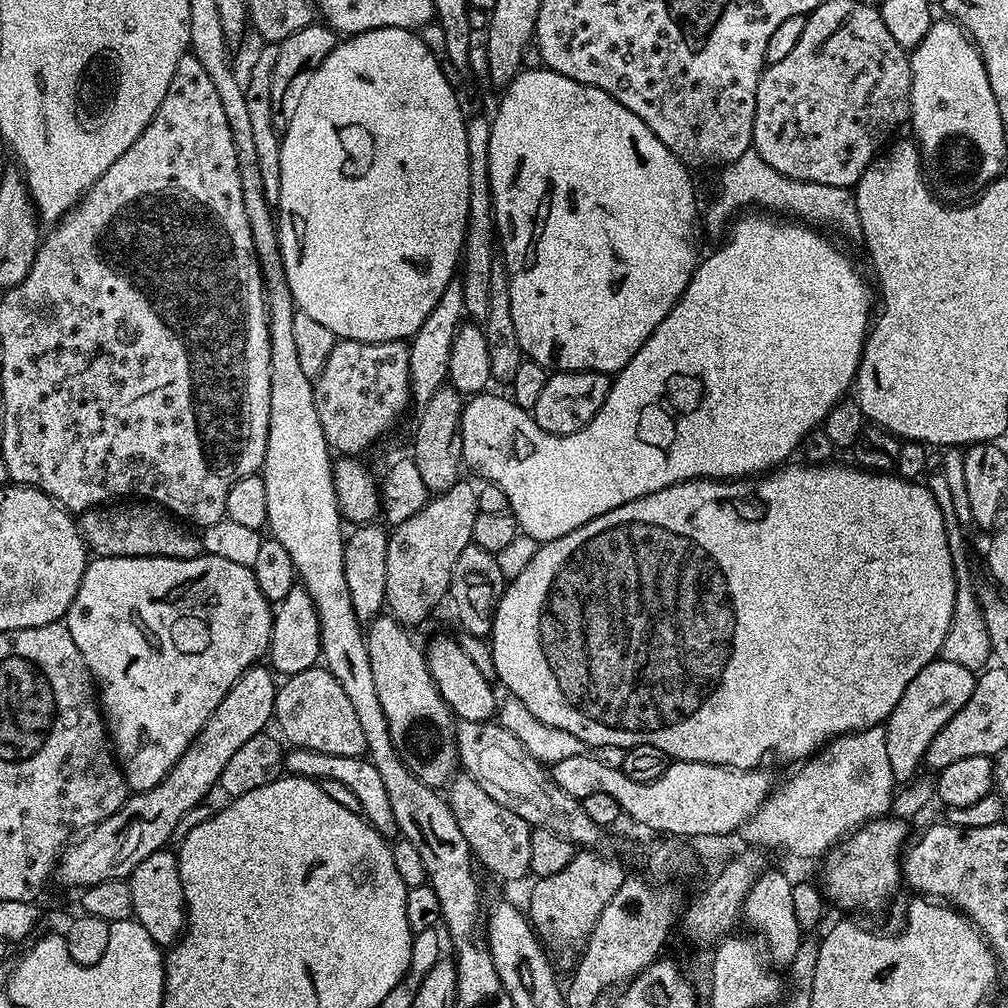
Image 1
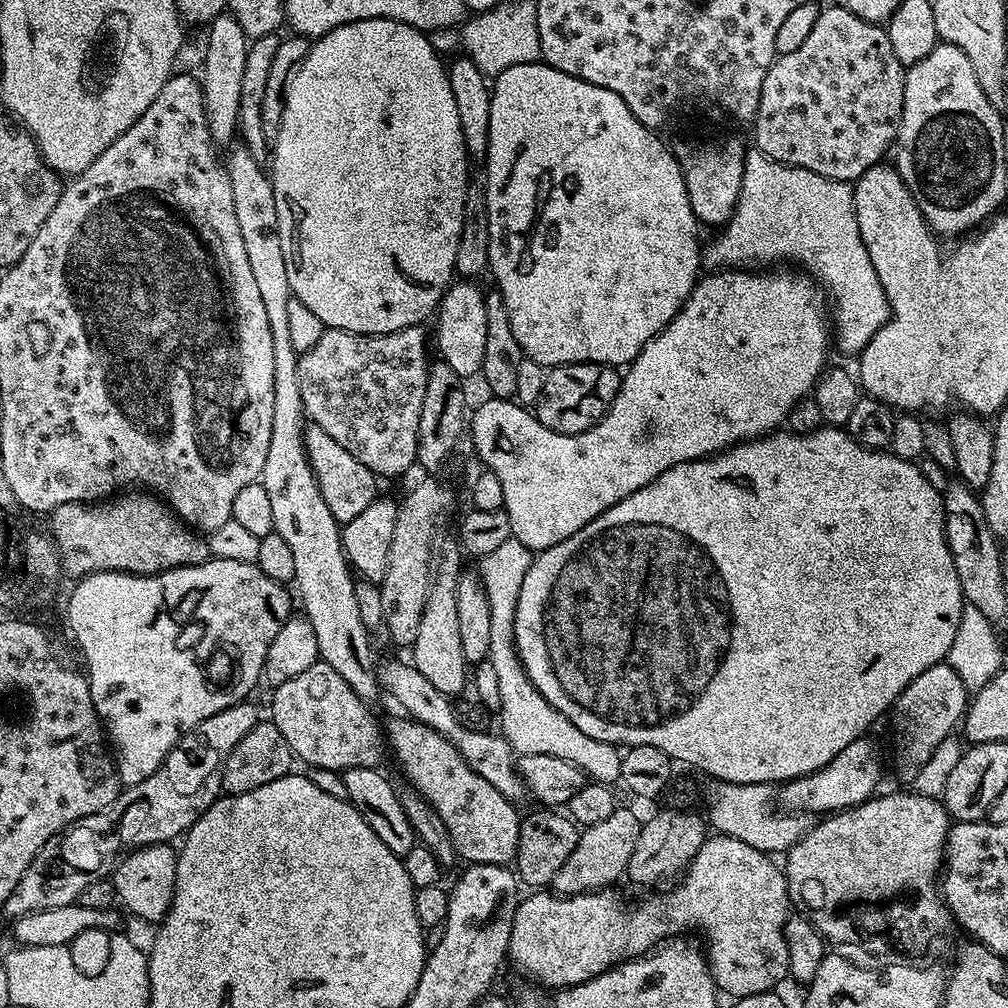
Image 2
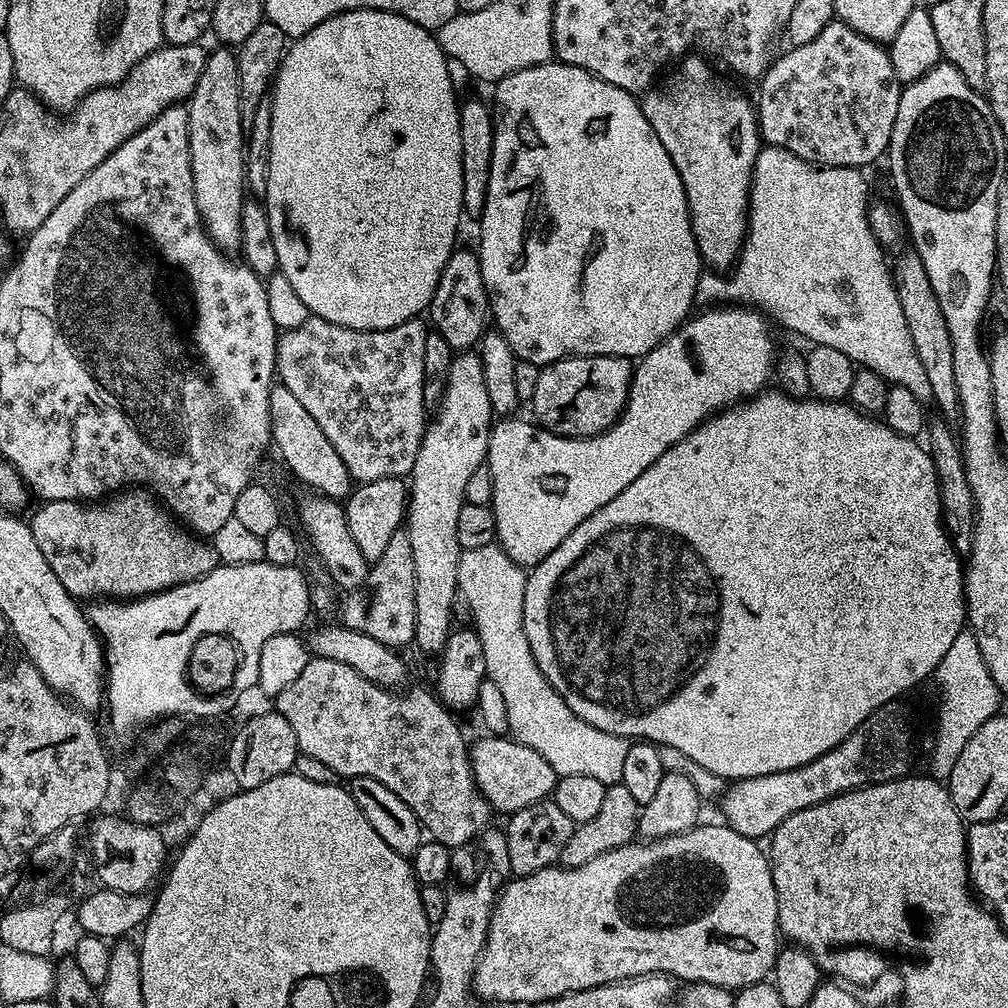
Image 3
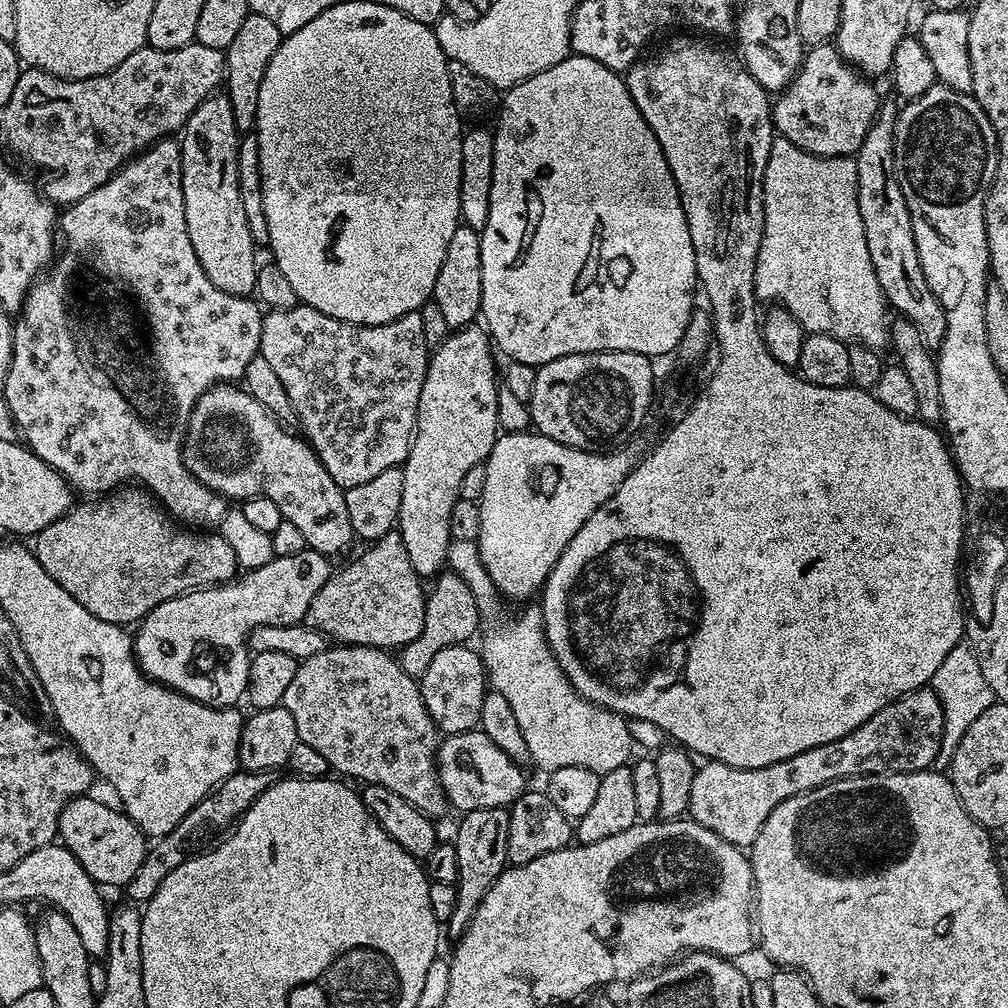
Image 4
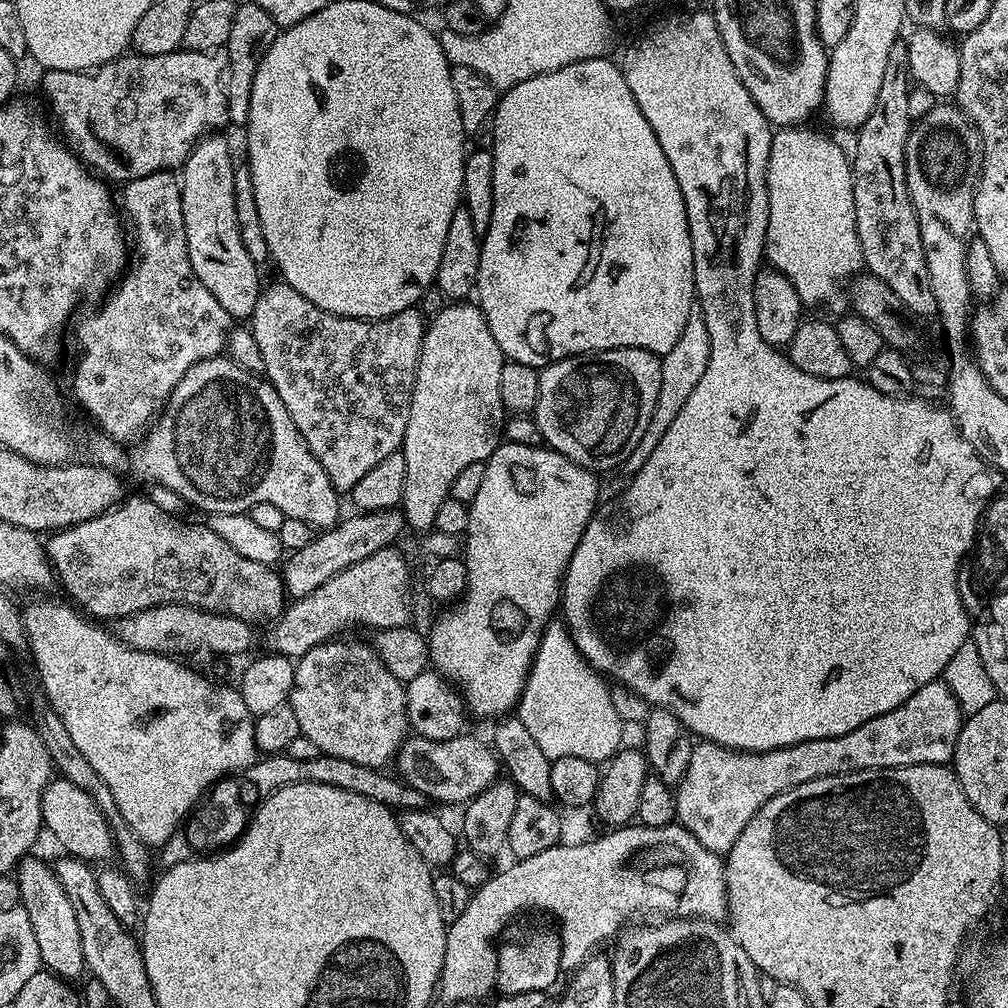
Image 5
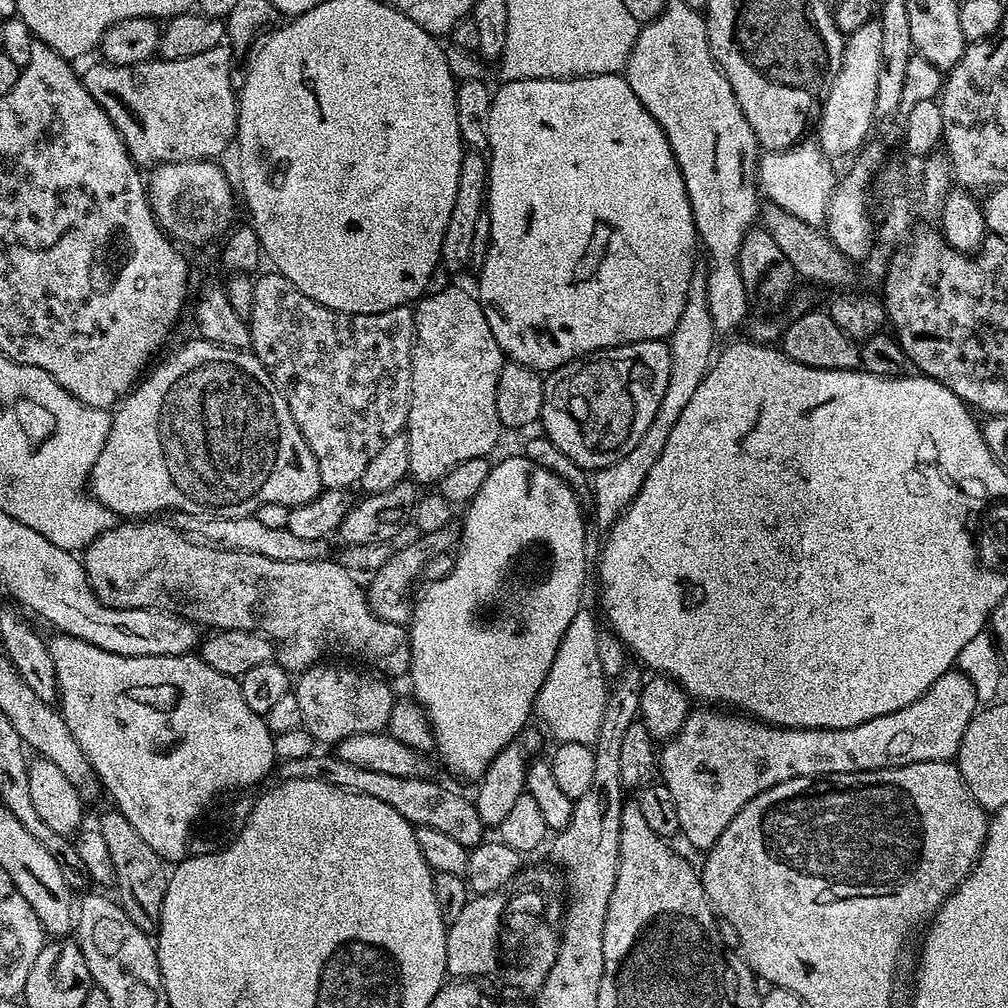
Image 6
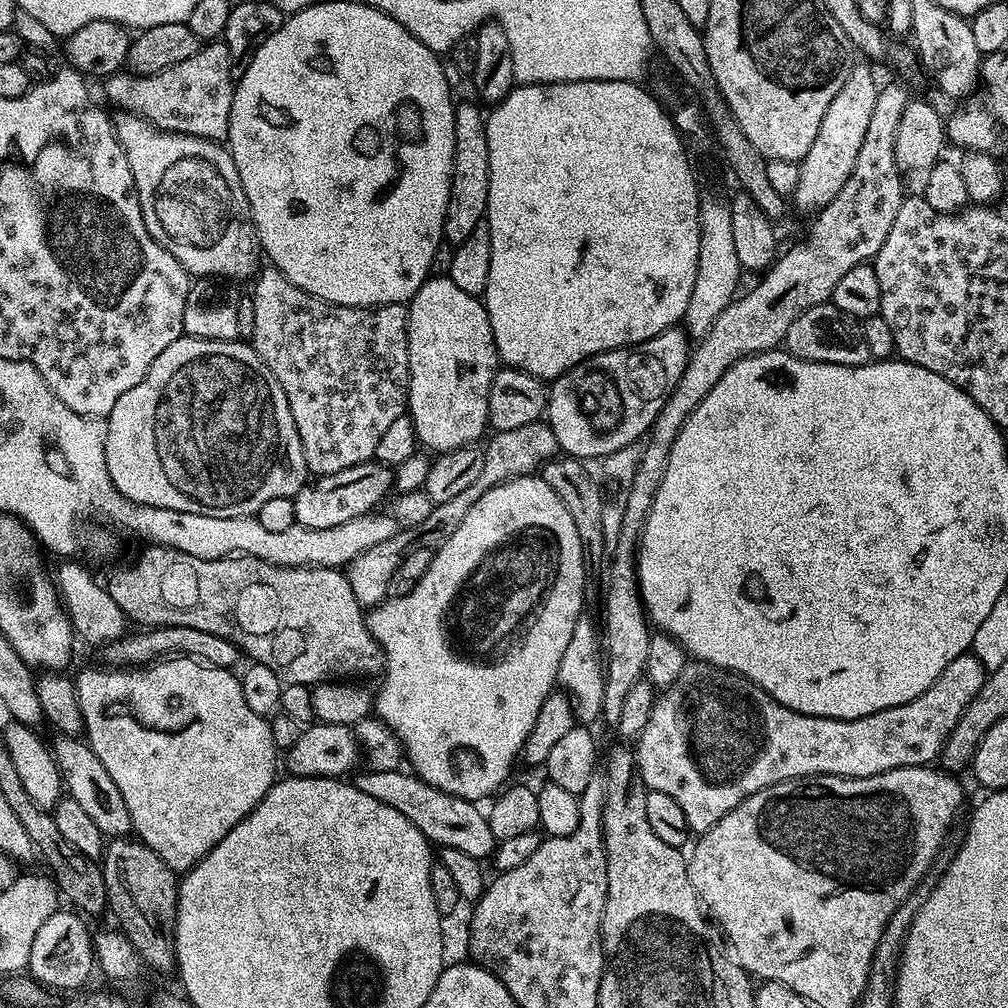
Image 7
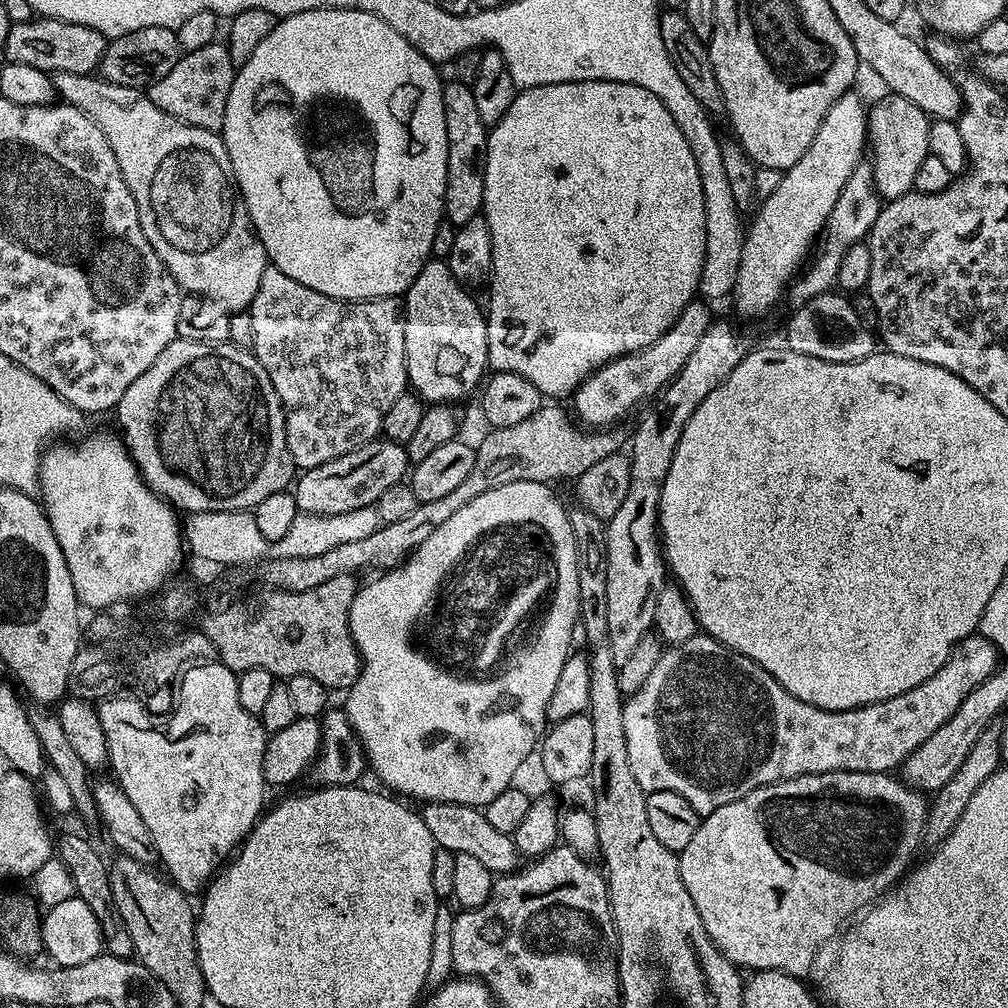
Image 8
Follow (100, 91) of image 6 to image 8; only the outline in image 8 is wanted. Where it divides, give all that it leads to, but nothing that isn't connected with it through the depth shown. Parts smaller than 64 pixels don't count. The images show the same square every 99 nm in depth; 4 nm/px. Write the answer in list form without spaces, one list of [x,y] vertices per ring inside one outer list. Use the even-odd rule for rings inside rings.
[[[213,42],[202,46],[202,50],[184,52],[170,74],[151,84],[146,95],[153,106],[160,107],[182,123],[219,133],[224,127],[226,98],[230,98],[230,86],[236,77],[236,70],[237,65],[230,58],[227,43]]]

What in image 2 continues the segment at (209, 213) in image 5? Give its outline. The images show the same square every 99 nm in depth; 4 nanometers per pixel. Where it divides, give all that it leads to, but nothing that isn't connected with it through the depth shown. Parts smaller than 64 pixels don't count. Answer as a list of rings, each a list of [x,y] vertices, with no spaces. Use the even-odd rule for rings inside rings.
[[[221,14],[207,25],[208,41],[204,44],[204,109],[208,115],[208,129],[213,141],[218,144],[228,142],[237,135],[240,115],[238,108],[242,98],[242,74],[246,70],[248,35],[238,26],[231,14]]]

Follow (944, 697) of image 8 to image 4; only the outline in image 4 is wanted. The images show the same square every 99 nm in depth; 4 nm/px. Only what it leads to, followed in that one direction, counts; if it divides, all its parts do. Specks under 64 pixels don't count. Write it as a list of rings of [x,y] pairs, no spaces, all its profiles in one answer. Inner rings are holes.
[[[925,686],[916,692],[907,692],[892,704],[887,704],[874,718],[862,722],[858,730],[846,734],[846,738],[838,738],[826,746],[814,746],[814,750],[802,750],[802,754],[794,754],[794,758],[786,758],[782,762],[774,762],[761,768],[735,768],[717,760],[708,760],[697,767],[694,774],[694,786],[690,786],[690,802],[688,812],[691,819],[697,820],[706,830],[714,830],[720,838],[726,838],[735,848],[751,849],[754,838],[758,838],[758,830],[774,814],[774,806],[782,806],[786,798],[794,798],[798,794],[806,794],[818,786],[826,786],[835,780],[851,776],[879,776],[882,772],[923,772],[931,769],[936,763],[936,755],[944,733],[944,707],[931,687]]]

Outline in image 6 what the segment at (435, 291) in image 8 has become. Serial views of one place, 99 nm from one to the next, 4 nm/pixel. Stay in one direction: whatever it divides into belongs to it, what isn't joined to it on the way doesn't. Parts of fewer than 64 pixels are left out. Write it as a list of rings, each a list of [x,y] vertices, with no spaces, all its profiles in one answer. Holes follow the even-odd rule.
[[[450,286],[446,290],[442,290],[442,294],[425,295],[414,308],[416,313],[416,338],[412,345],[412,397],[410,398],[406,435],[410,446],[408,475],[420,486],[423,486],[423,484],[435,485],[450,470],[454,470],[454,466],[458,466],[470,458],[487,457],[489,455],[488,451],[499,442],[500,432],[502,433],[502,425],[498,418],[498,406],[496,405],[496,387],[498,386],[498,374],[506,362],[506,357],[494,338],[494,330],[490,330],[490,322],[486,322],[484,307],[480,305],[479,299],[473,293],[471,296],[470,293],[463,292],[462,289],[456,287]]]

